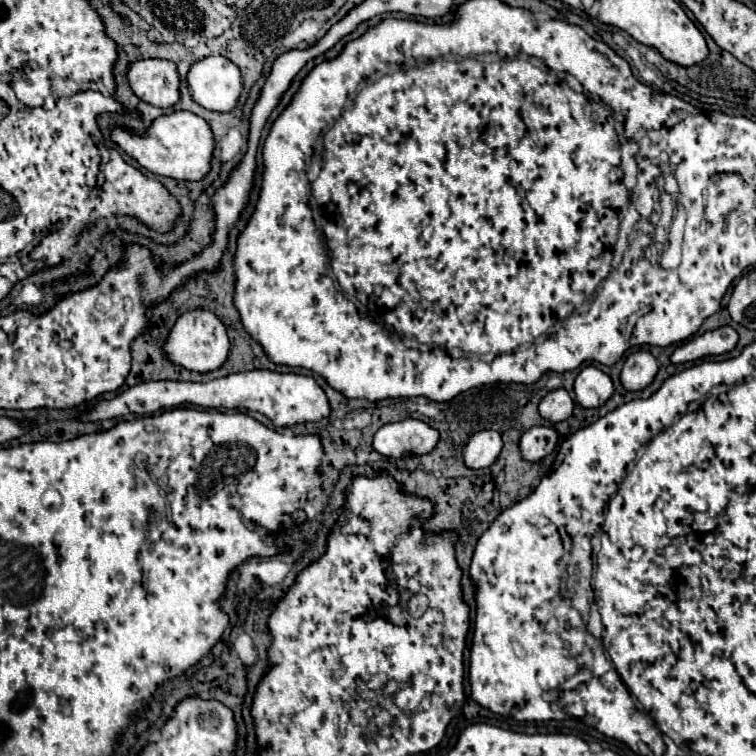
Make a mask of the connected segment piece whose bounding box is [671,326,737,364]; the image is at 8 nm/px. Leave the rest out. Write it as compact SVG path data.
M721 326L717 330L709 330L677 346L677 350L671 354L671 362L681 364L681 362L699 360L705 356L725 354L725 352L731 352L735 344L737 344L737 332L731 326Z

